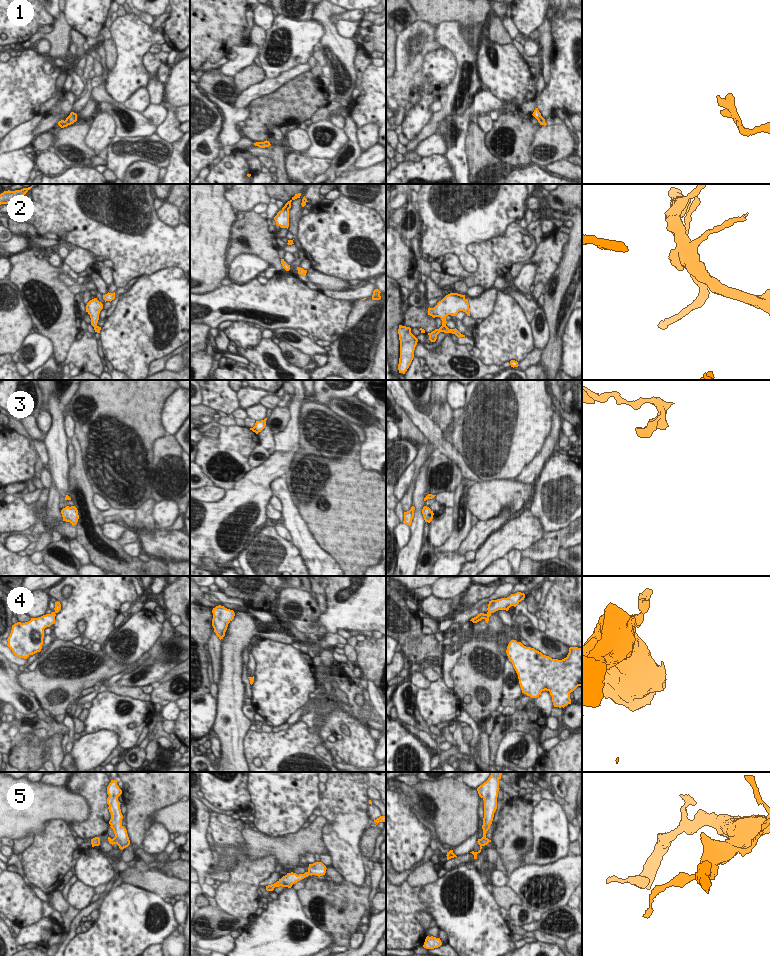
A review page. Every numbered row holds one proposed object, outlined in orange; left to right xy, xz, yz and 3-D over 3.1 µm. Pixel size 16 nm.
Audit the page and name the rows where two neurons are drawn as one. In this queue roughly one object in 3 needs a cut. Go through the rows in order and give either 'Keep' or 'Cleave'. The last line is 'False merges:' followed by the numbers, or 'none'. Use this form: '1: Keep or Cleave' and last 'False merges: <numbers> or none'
1: Keep
2: Cleave
3: Keep
4: Keep
5: Keep
False merges: 2

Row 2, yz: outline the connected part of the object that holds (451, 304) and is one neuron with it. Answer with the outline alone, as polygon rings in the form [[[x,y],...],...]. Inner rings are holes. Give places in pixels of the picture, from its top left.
[[[450,293],[439,301],[434,308],[429,307],[428,315],[433,318],[440,317],[442,325],[446,326],[446,317],[448,315],[456,316],[459,311],[463,311],[467,316],[470,316],[468,299],[465,298],[465,295]]]

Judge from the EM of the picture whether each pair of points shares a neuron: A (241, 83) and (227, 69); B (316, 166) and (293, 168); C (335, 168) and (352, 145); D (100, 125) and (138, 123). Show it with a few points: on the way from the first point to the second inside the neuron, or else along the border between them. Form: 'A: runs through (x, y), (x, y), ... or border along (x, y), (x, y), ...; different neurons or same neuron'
A: border along (253, 63), (243, 67), (232, 76); different neurons
B: runs through (310, 167), (299, 168); same neuron
C: runs through (342, 165), (354, 152); same neuron
D: border along (98, 110), (108, 113), (115, 123); different neurons

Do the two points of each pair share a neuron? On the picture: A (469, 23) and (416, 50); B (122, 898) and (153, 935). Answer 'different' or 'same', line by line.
A: different
B: same

